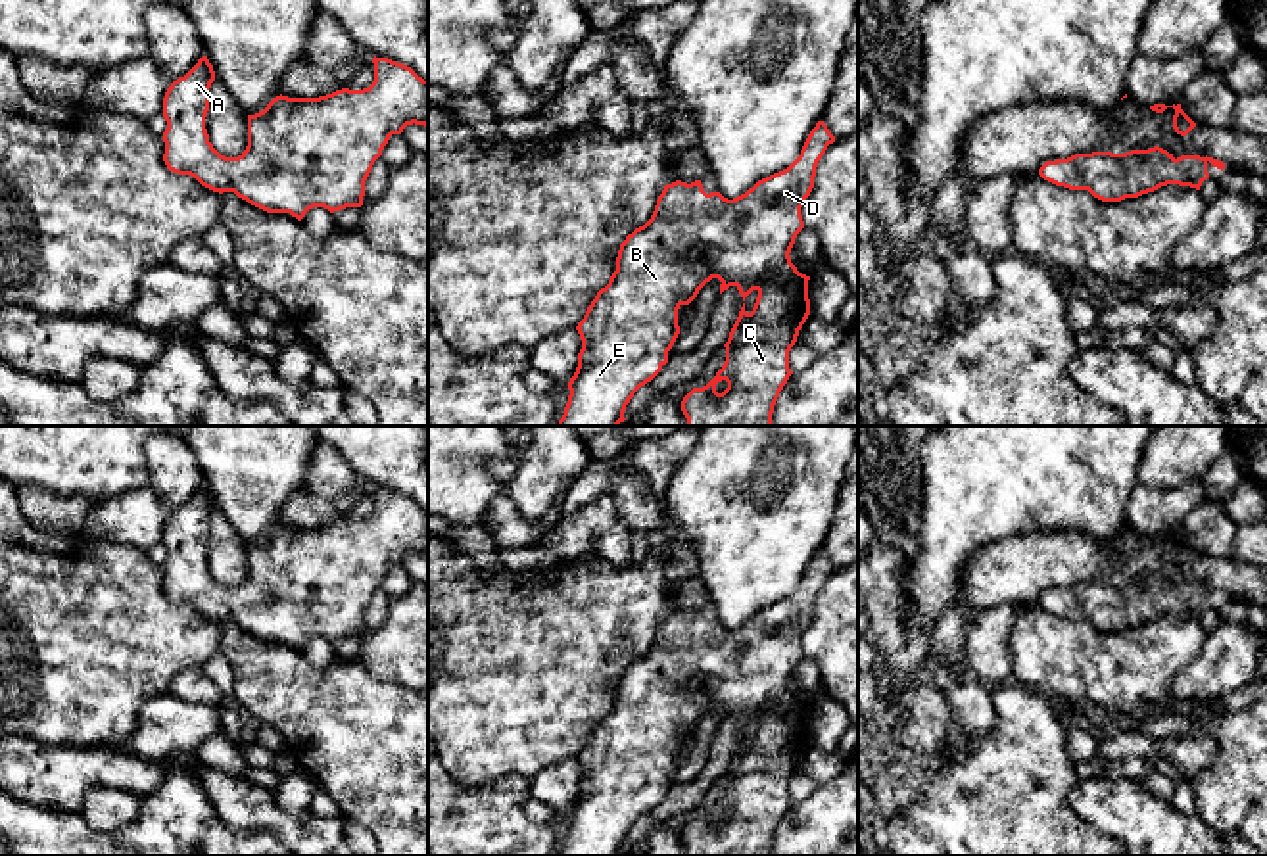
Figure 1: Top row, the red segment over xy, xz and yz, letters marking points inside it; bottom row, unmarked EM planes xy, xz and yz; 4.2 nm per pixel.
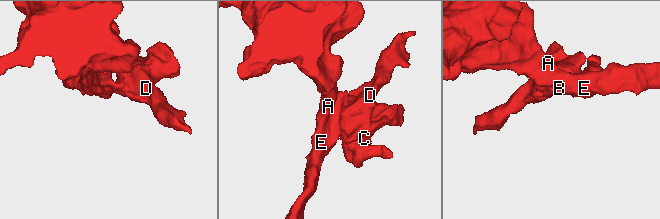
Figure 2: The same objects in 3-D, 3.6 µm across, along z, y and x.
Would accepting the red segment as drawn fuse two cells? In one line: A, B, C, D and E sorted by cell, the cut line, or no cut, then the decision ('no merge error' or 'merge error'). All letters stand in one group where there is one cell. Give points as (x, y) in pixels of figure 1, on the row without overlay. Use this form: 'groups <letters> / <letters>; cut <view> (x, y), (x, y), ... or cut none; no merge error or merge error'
groups A B C D E; cut none; no merge error

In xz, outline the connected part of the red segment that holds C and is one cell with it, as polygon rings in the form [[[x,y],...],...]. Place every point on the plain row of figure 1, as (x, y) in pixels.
[[[824,551],[810,560],[801,585],[783,601],[728,630],[706,624],[701,610],[666,614],[651,649],[620,674],[616,701],[587,737],[576,760],[582,770],[578,797],[568,812],[568,833],[559,856],[618,856],[634,823],[668,793],[680,756],[678,739],[718,708],[720,724],[735,716],[745,727],[756,720],[751,743],[745,733],[729,762],[726,791],[703,818],[681,831],[687,856],[772,856],[774,835],[793,804],[789,781],[810,745],[808,710],[791,693],[791,678],[804,658],[801,637],[814,618],[816,597],[835,566]]]

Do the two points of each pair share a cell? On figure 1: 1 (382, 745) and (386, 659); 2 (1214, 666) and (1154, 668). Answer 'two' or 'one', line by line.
1: two
2: two

